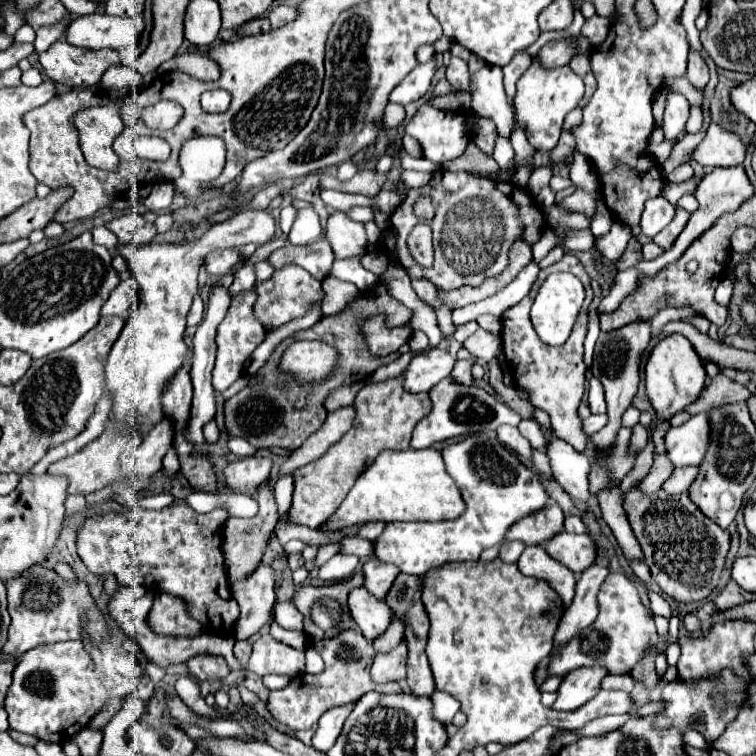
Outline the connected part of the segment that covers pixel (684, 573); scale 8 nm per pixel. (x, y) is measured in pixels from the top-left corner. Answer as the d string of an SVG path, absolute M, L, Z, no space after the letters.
M633 489L627 493L623 507L641 545L645 563L651 569L651 577L663 593L681 603L695 603L717 587L731 539L725 529L715 525L689 501L687 493L669 495L657 491L653 497L645 497L639 489Z

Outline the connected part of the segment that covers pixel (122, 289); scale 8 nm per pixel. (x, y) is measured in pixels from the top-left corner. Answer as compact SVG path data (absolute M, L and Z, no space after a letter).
M129 277L129 279L121 281L117 285L117 289L109 295L101 313L103 315L125 315L131 309L131 305L135 301L139 301L139 297L141 297L141 287L133 277Z

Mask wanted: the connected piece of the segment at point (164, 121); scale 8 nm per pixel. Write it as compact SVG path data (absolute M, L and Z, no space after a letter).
M164 100L141 111L141 119L149 129L167 131L173 129L173 125L181 119L183 108L174 101Z

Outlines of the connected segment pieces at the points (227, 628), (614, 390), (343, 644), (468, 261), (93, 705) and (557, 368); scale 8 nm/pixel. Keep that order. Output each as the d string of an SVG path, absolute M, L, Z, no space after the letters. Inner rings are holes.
M181 503L161 511L135 509L113 517L109 513L83 523L77 553L91 573L111 573L119 585L143 585L169 593L185 601L189 615L203 625L205 633L229 637L239 621L239 605L231 595L223 563L221 531L225 521L227 515L223 511L199 515Z
M635 321L629 323L609 335L601 333L595 345L595 355L593 355L593 375L603 383L605 387L605 399L607 399L607 415L609 423L591 437L593 445L597 449L609 449L611 443L615 441L615 435L621 427L621 415L623 411L631 405L633 395L637 393L639 385L639 361L643 351L651 343L651 323L649 321Z
M355 629L341 631L337 637L331 639L313 639L311 645L325 661L325 671L321 675L309 675L309 683L289 683L281 691L271 691L269 695L269 711L275 719L289 725L291 729L309 729L313 727L319 717L331 709L333 705L343 705L363 697L369 691L382 694L401 693L398 683L385 683L373 685L369 679L369 667L375 657L373 645Z
M437 171L433 173L429 185L413 189L409 197L391 213L389 217L389 233L395 239L395 259L407 271L409 279L427 279L437 289L451 291L461 285L477 287L483 279L497 275L507 267L507 251L513 241L525 239L529 245L537 243L545 229L545 215L539 203L531 197L525 189L517 189L511 183L491 183L489 179L473 177L469 173L451 173L451 171ZM431 195L435 205L435 217L425 221L433 229L433 247L435 247L435 261L429 269L415 265L411 259L405 239L411 229L423 221L415 217L413 203L423 197ZM501 221L505 231L501 235ZM457 263L457 265L455 265Z
M59 641L39 645L19 657L13 671L13 685L5 697L5 711L11 729L41 741L65 743L89 725L105 699L107 691L101 685L101 673L81 641Z
M567 253L563 257L563 261L557 263L557 271L571 271L583 283L583 287L587 291L585 303L583 303L583 307L577 315L575 327L573 327L569 339L565 341L565 345L561 345L561 347L545 345L537 337L537 333L535 333L535 329L529 321L529 309L531 309L533 295L535 295L539 285L533 287L533 293L529 297L525 297L525 301L517 303L515 307L511 307L509 311L503 313L503 317L501 317L501 323L503 323L501 341L503 341L503 353L505 353L505 359L507 359L507 365L511 367L513 375L515 375L513 377L515 383L531 393L533 407L539 407L539 409L549 413L553 433L559 439L573 445L577 451L583 451L587 447L587 435L581 431L581 419L577 415L577 407L581 403L583 387L585 387L587 367L583 363L583 341L585 341L585 335L587 335L587 307L593 299L593 291L591 291L591 285L589 285L589 277L587 277L587 273L585 273L585 269L583 269L583 265L579 263L577 257Z

